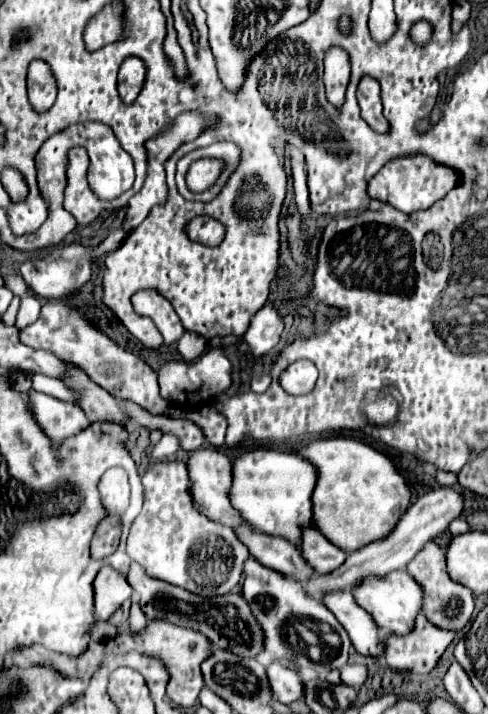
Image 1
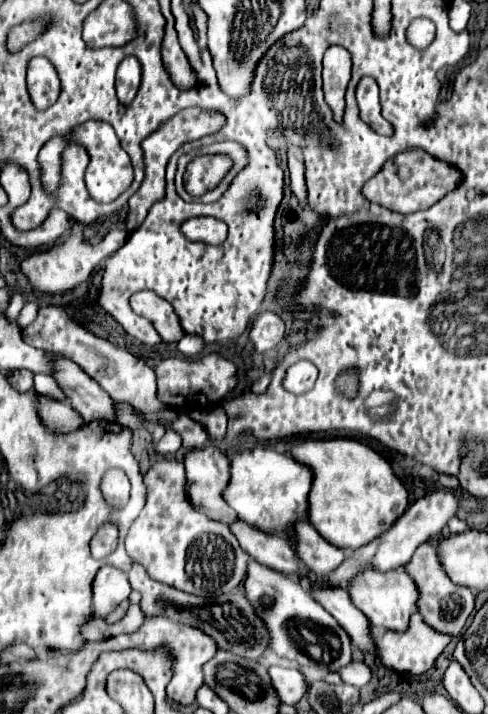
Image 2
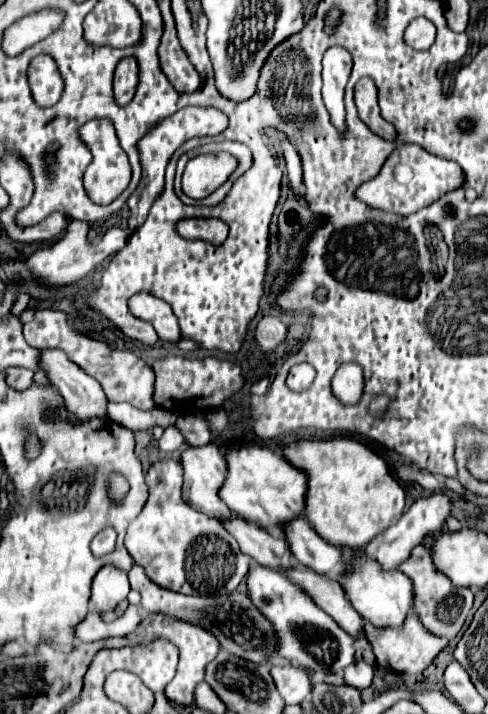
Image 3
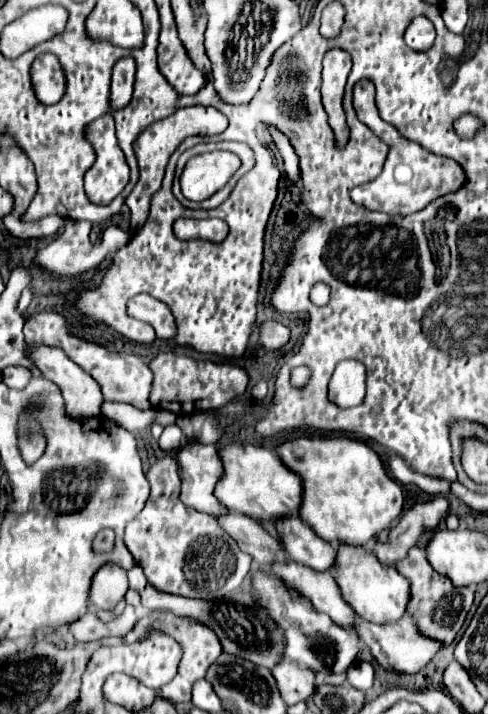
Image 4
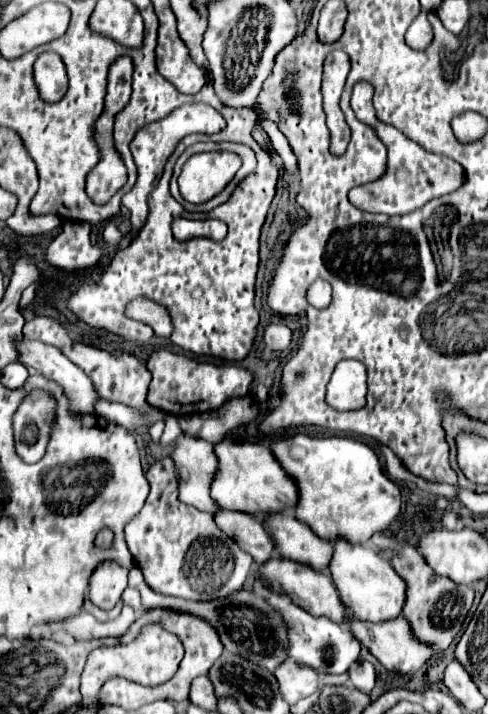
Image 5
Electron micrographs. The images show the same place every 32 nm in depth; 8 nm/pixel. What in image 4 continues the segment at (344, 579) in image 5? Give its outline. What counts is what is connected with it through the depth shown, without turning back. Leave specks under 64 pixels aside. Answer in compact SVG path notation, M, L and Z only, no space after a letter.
M340 544L334 578L344 594L344 600L354 608L354 612L362 620L368 620L374 624L392 624L406 614L410 582L396 568L388 568L380 564L380 560L372 556L368 546L354 548L348 544Z

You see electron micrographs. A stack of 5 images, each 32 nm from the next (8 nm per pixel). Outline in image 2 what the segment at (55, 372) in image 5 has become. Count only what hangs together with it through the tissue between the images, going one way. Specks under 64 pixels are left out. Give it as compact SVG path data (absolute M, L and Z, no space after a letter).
M64 356L56 358L56 374L54 378L62 386L68 396L68 402L74 410L78 410L86 422L92 420L116 420L116 402L100 388L96 380L92 380L78 364L72 364Z

